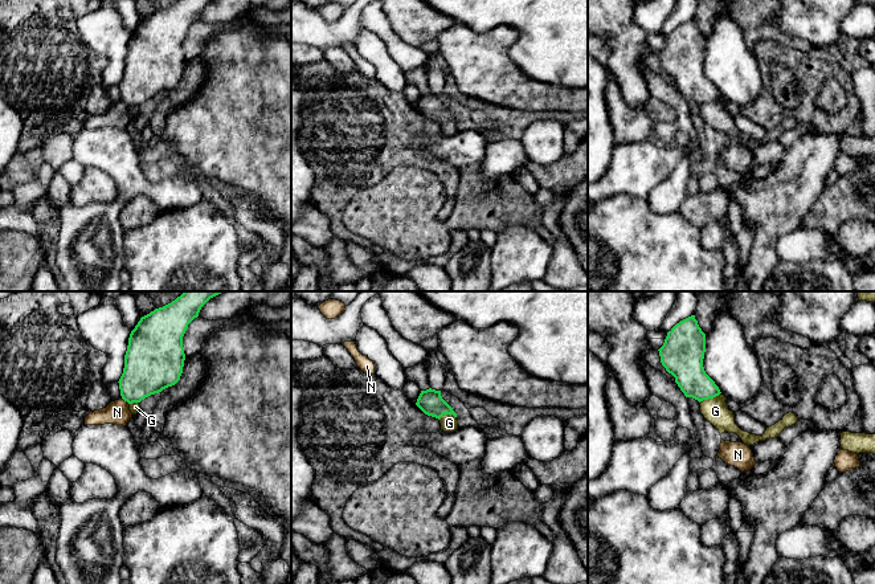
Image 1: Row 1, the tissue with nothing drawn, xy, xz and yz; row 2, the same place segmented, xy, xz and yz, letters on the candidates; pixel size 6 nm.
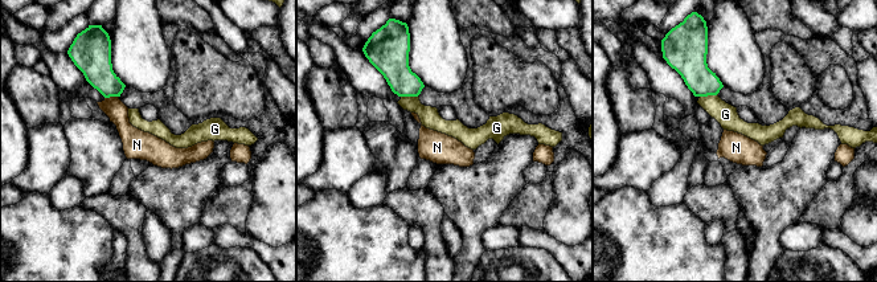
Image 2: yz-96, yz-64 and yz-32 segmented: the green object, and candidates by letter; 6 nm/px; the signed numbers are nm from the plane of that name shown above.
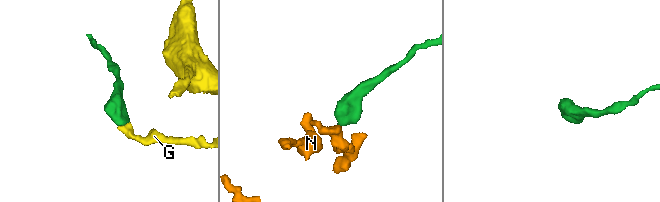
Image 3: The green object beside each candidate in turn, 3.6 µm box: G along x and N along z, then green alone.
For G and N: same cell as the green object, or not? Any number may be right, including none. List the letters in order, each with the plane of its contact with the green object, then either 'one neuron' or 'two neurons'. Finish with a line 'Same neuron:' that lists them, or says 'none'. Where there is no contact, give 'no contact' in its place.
G: yz | two neurons
N: xy | two neurons
Same neuron: none

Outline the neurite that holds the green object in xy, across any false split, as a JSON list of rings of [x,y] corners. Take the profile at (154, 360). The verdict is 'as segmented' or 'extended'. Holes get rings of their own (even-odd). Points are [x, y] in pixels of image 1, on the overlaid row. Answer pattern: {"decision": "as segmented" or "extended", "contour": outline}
{"decision": "as segmented", "contour": [[[184,291],[171,303],[140,318],[130,334],[123,373],[118,381],[124,401],[128,404],[140,403],[180,380],[185,360],[183,336],[188,324],[199,316],[201,307],[210,298],[221,293],[224,291]]]}

